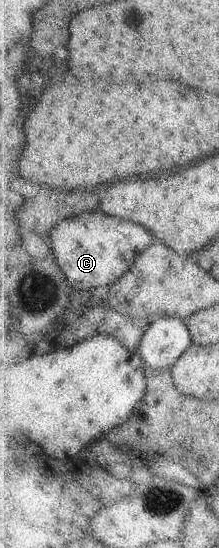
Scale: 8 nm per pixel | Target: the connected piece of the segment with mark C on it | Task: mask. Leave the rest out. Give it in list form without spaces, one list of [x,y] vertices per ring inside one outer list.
[[[102,208],[97,211],[71,216],[59,222],[50,235],[50,245],[63,273],[74,289],[95,289],[101,285],[112,286],[127,275],[140,255],[157,241],[145,225],[119,216],[109,215]]]

